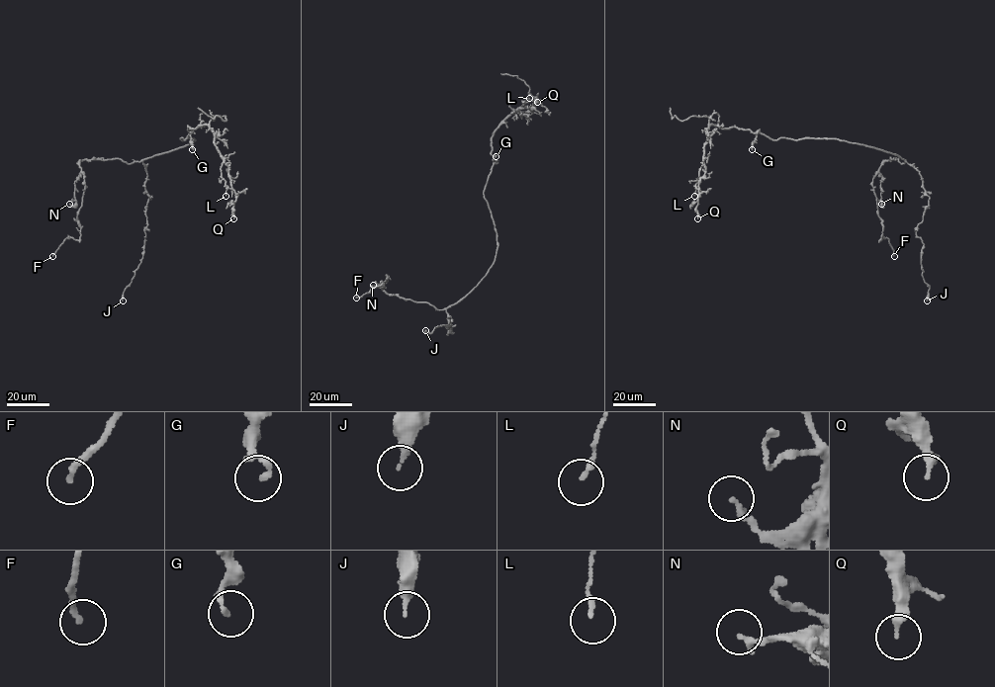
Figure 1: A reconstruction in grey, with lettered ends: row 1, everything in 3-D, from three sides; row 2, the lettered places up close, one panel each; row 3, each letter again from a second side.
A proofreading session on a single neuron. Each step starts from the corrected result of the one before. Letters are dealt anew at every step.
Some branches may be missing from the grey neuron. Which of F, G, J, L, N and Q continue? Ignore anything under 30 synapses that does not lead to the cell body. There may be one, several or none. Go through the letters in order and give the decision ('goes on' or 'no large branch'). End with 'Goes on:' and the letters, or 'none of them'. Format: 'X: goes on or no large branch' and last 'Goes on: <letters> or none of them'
F: no large branch
G: no large branch
J: no large branch
L: no large branch
N: no large branch
Q: no large branch
Goes on: none of them

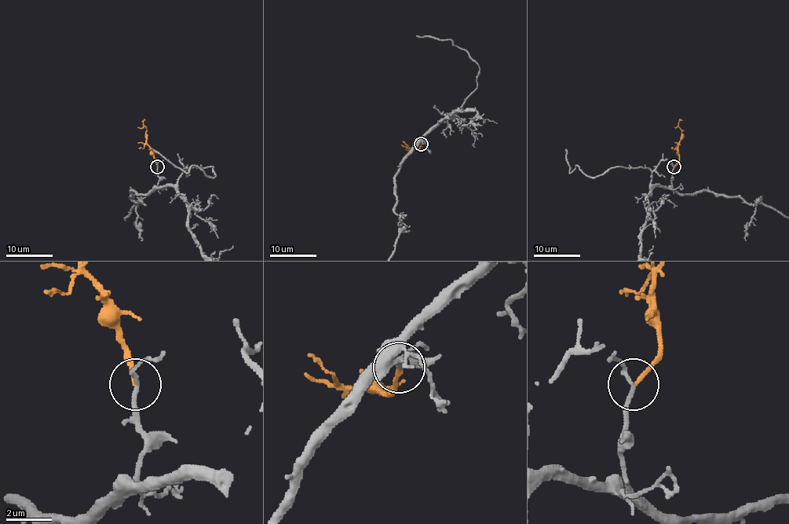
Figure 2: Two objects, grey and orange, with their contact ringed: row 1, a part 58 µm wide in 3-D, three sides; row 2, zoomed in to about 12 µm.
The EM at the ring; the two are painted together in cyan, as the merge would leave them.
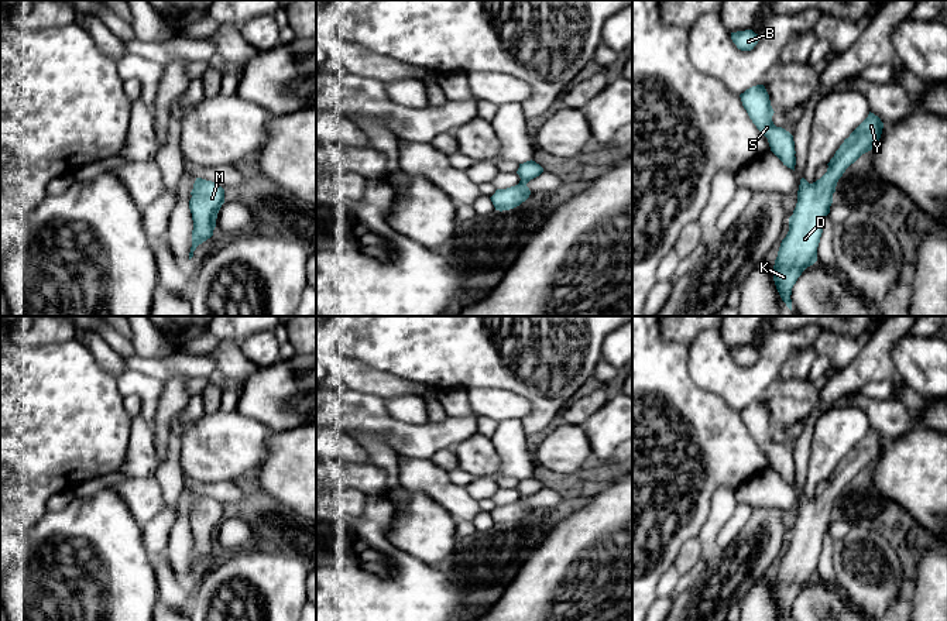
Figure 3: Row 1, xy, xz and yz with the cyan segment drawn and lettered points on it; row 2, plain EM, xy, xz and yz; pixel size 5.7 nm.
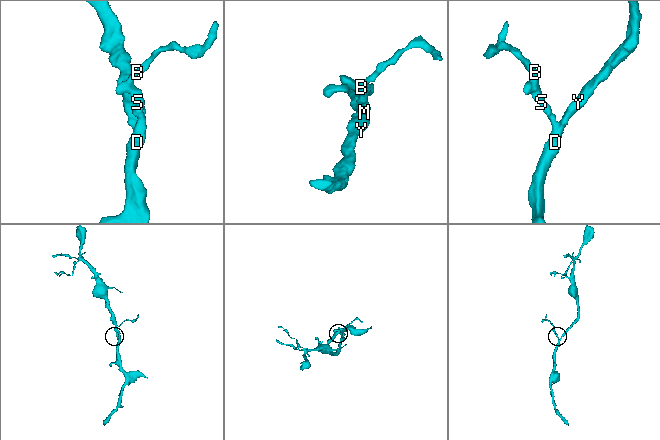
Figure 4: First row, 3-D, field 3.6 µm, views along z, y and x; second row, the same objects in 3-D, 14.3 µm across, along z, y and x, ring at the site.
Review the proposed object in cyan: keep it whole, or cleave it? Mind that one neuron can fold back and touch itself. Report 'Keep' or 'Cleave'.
Keep

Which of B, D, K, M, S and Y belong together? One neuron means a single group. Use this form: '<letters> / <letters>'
B D K M S Y

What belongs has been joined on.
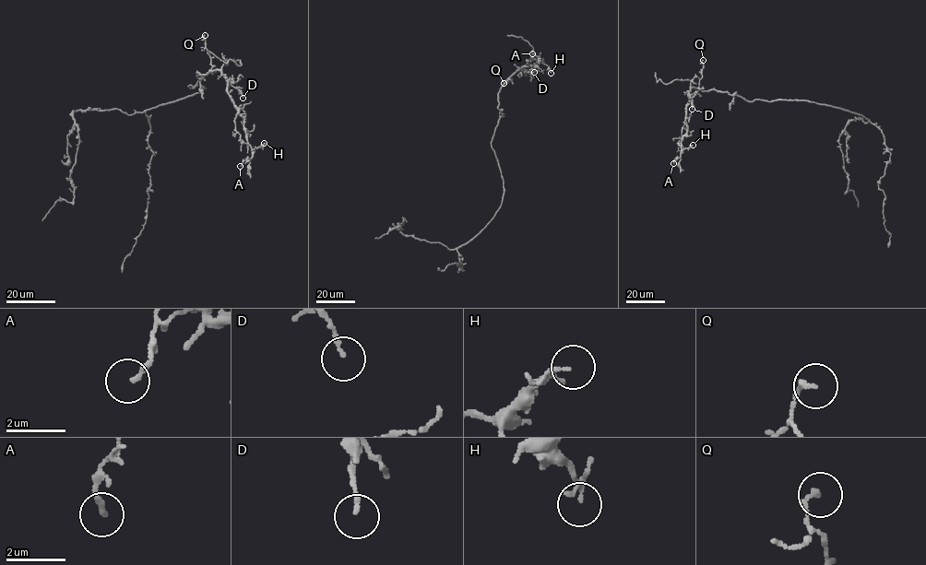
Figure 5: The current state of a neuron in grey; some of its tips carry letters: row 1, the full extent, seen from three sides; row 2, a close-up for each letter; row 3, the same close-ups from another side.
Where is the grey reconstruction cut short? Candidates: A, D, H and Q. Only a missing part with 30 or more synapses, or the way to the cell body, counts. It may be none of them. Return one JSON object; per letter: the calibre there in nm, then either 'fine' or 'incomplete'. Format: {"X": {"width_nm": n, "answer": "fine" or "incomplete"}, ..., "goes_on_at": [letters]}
{"A": {"width_nm": 160, "answer": "fine"}, "D": {"width_nm": 140, "answer": "fine"}, "H": {"width_nm": 80, "answer": "fine"}, "Q": {"width_nm": 160, "answer": "fine"}, "goes_on_at": []}

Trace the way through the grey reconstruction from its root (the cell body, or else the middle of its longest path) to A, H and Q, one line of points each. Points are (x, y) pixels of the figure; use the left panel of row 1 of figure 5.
A: (200, 92), (204, 87), (188, 86), (200, 79), (197, 73), (219, 70), (253, 150), (240, 166)
H: (200, 92), (188, 86), (197, 73), (219, 70), (247, 142), (264, 143)
Q: (200, 92), (204, 87), (188, 86), (193, 88), (200, 79), (197, 73), (207, 74), (212, 66), (205, 35)

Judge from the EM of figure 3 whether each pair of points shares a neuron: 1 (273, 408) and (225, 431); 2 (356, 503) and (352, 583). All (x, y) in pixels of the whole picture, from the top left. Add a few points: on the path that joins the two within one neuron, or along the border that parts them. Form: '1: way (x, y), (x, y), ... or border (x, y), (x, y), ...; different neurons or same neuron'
1: border (236, 410), (260, 421), (273, 432); different neurons
2: border (330, 508), (352, 515), (364, 514); different neurons

